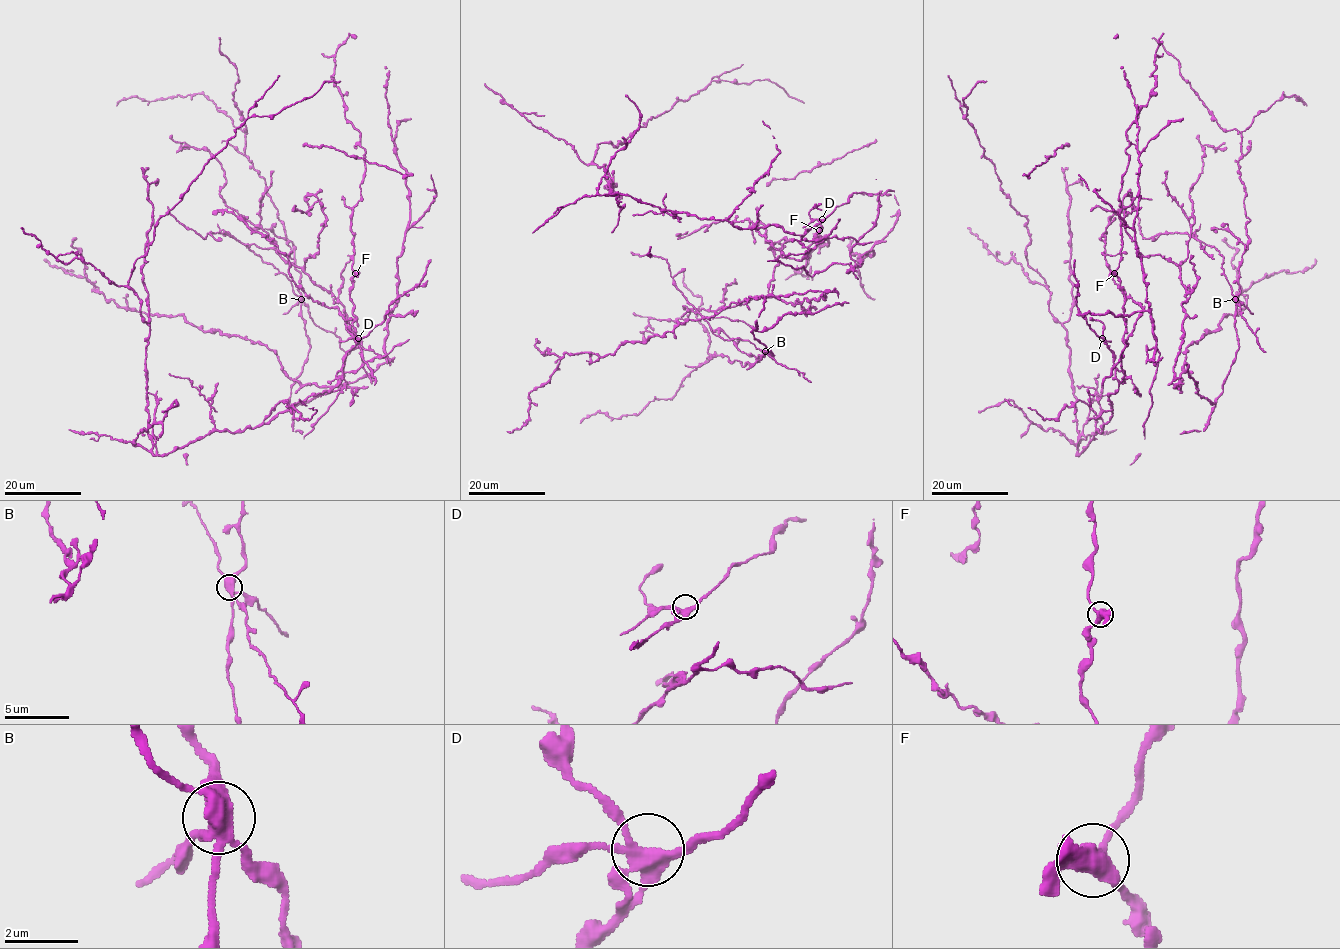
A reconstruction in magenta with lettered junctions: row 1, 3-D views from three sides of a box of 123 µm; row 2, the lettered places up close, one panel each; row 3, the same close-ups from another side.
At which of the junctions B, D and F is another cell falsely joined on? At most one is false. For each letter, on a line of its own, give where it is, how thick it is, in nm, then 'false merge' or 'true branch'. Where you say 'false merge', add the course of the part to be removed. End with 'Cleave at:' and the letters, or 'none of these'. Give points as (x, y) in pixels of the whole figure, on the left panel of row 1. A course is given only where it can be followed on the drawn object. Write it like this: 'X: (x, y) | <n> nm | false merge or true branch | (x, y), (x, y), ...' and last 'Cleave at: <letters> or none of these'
B: (301, 299) | 440 nm | false merge | (301, 299), (294, 292), (284, 274), (240, 241), (227, 234), (212, 233), (203, 238), (182, 225), (167, 207)
D: (358, 338) | 320 nm | true branch
F: (355, 273) | 440 nm | true branch
Cleave at: B

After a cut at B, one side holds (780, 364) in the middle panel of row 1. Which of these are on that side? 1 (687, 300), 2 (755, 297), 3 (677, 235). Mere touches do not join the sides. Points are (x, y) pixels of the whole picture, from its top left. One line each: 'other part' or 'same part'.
1: same part
2: other part
3: other part

